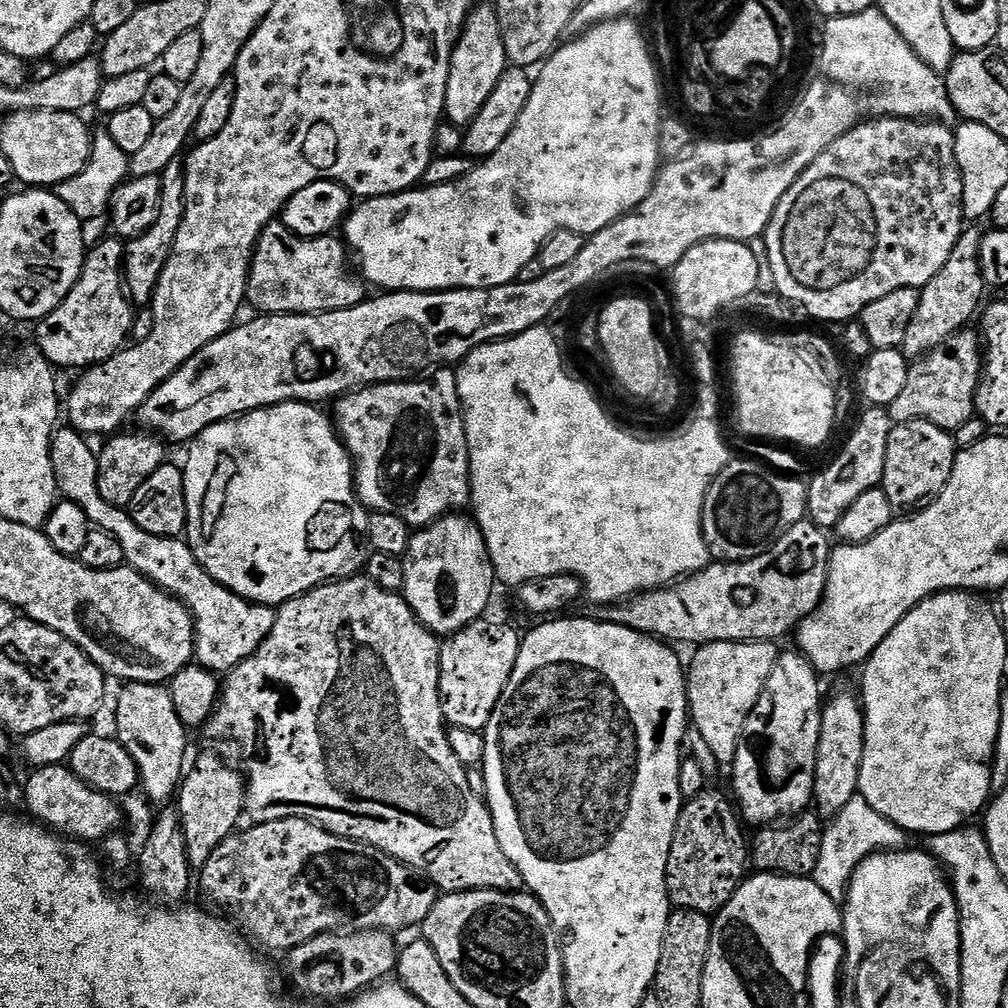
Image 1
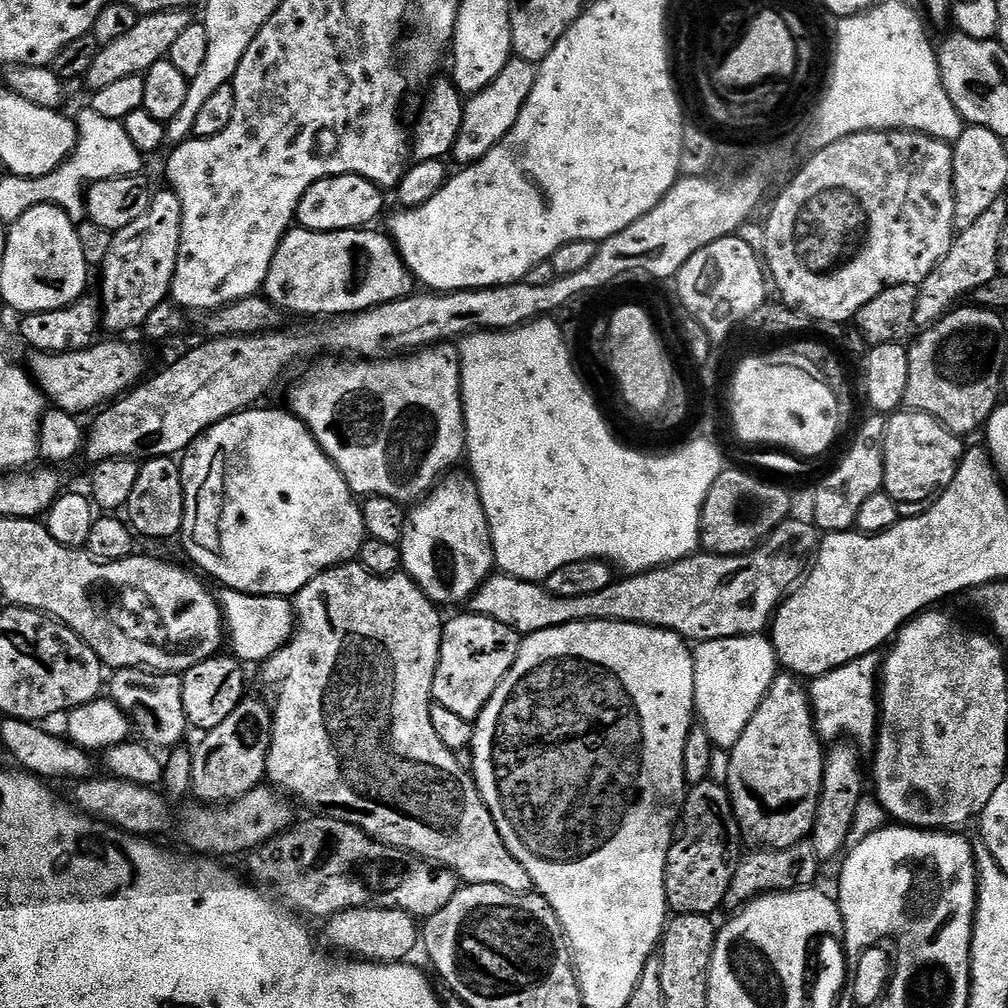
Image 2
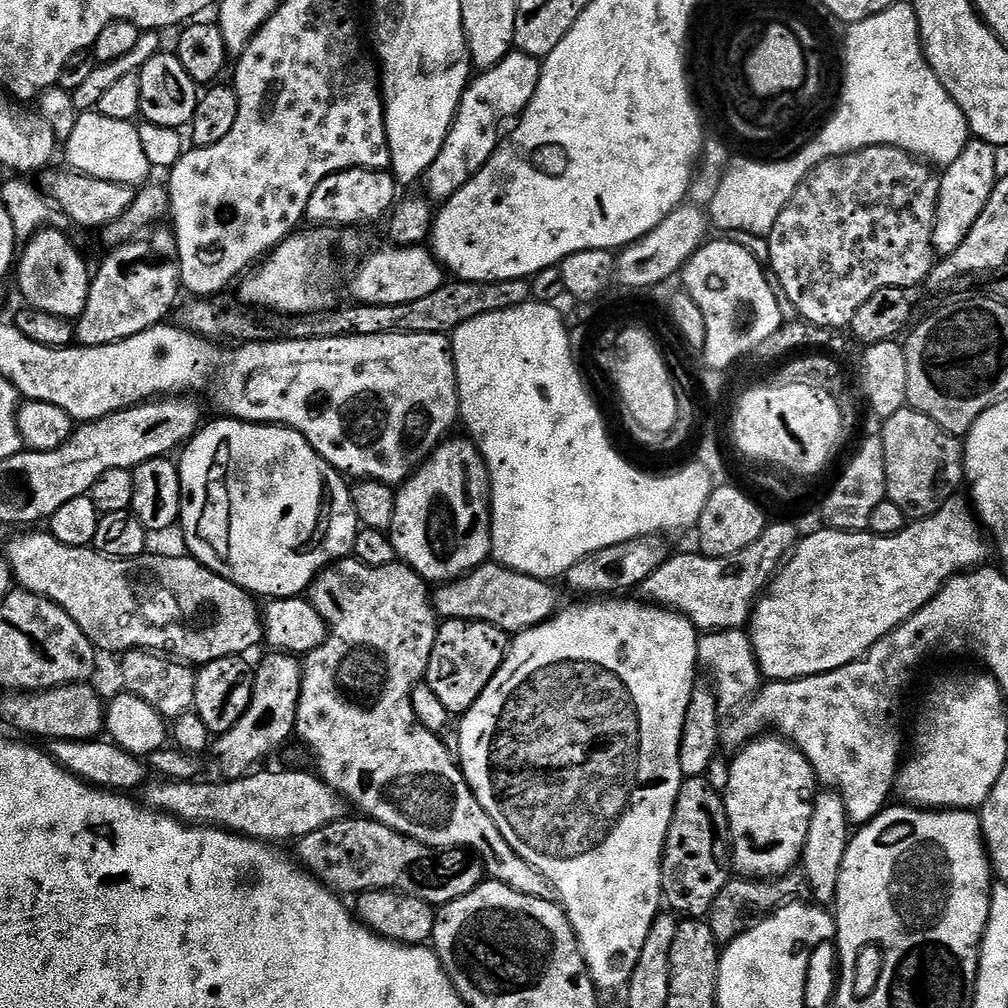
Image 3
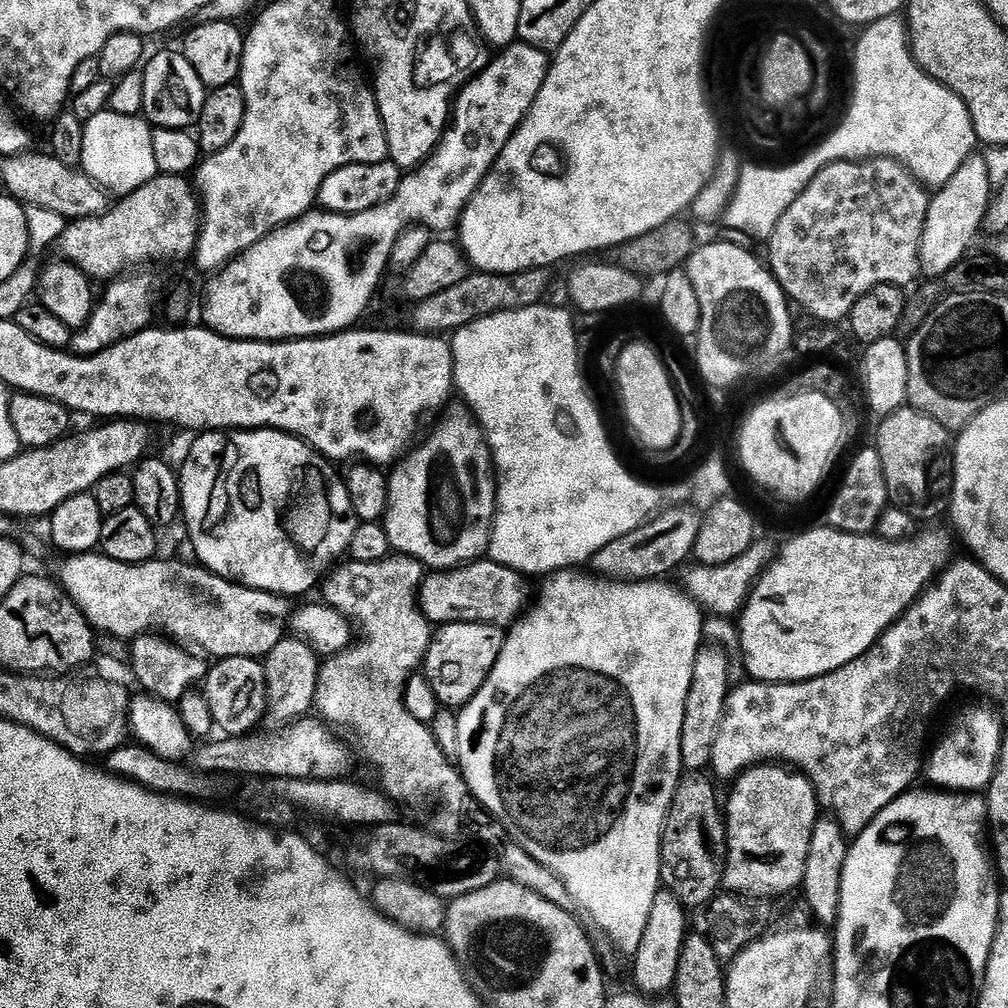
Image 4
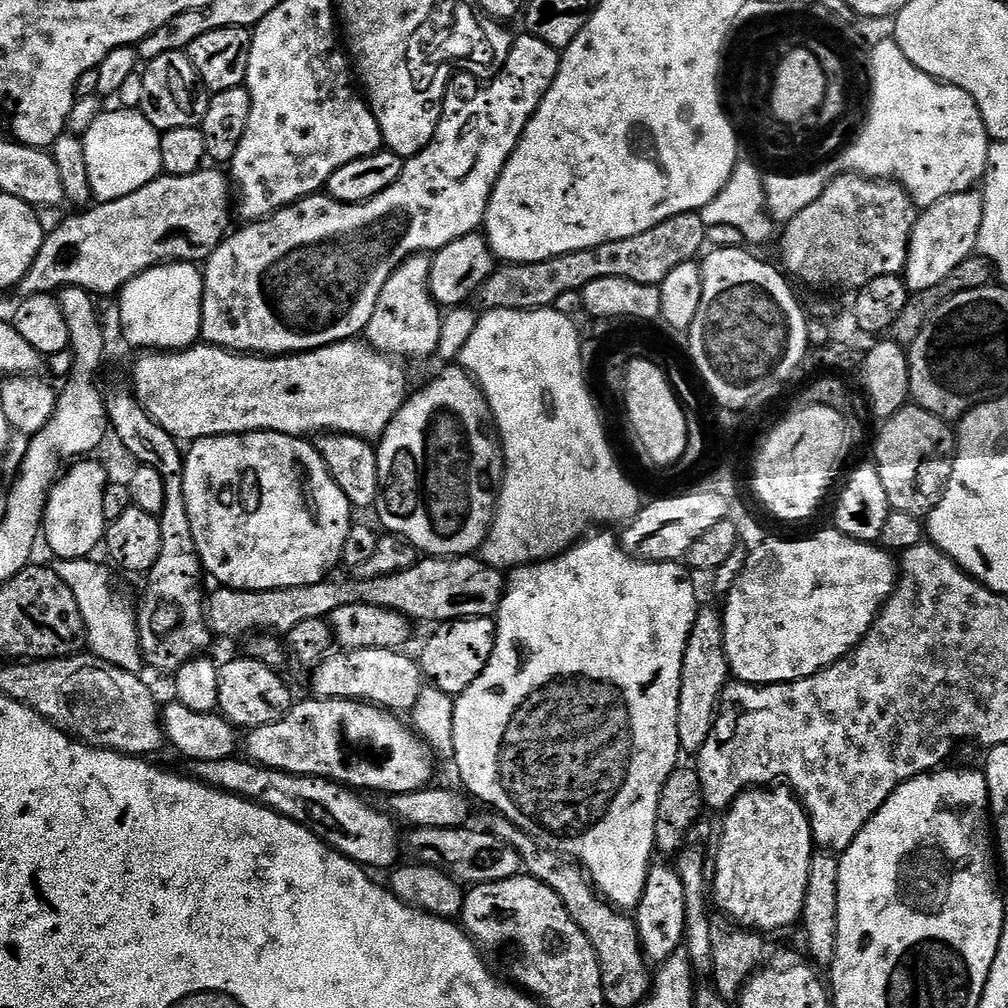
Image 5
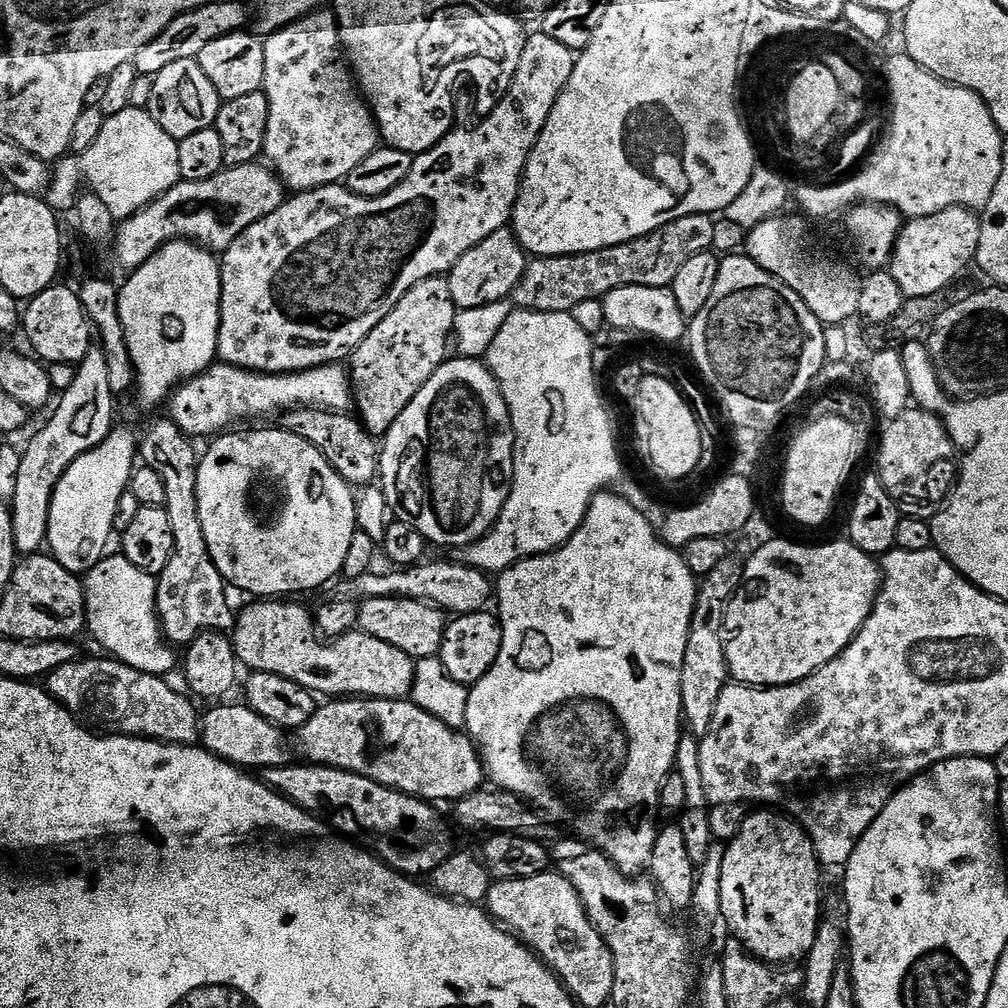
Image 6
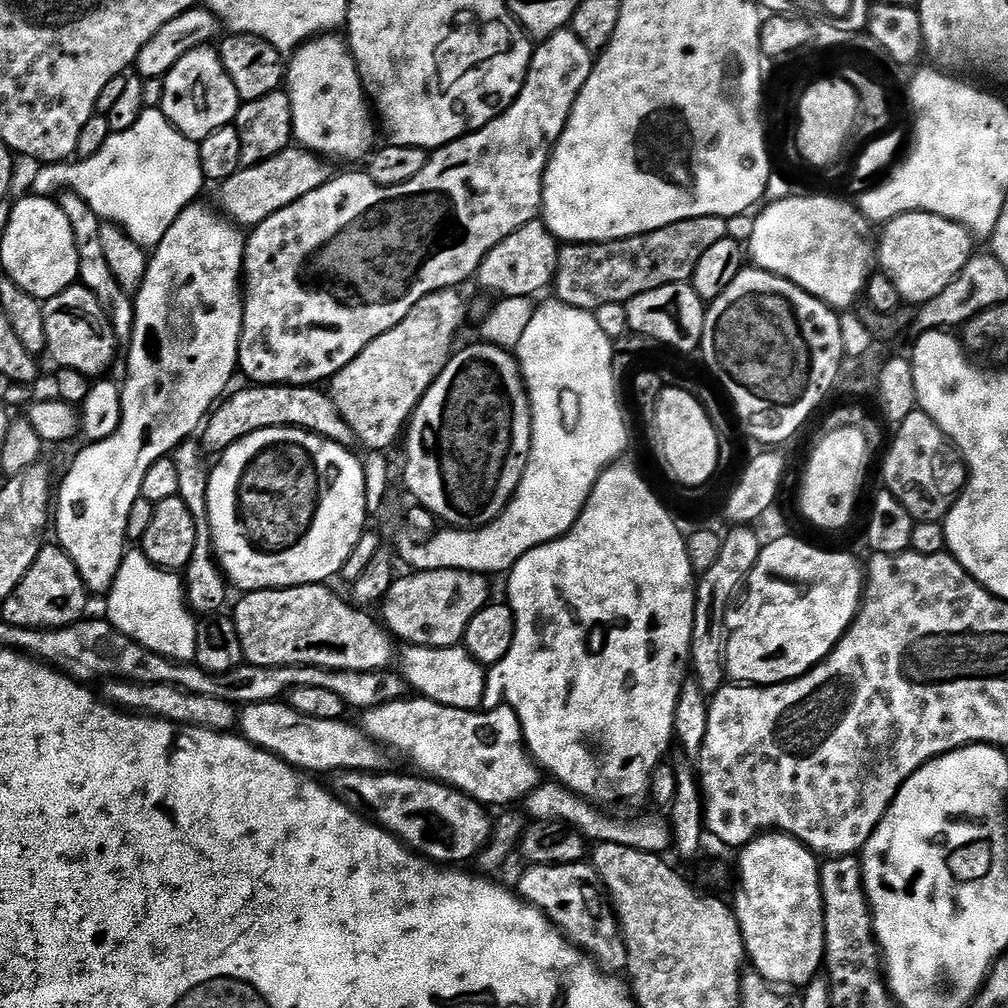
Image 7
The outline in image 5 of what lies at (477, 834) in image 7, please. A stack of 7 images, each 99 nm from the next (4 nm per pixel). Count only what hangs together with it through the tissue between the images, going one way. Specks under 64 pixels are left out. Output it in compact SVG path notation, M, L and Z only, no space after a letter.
M231 756L218 762L193 760L187 765L187 775L209 784L223 792L246 798L263 808L274 810L310 830L322 843L329 844L365 869L397 867L402 852L402 832L396 829L397 821L383 807L375 808L363 800L359 791L335 780L323 780L321 776L295 776L282 770L255 764L253 760Z

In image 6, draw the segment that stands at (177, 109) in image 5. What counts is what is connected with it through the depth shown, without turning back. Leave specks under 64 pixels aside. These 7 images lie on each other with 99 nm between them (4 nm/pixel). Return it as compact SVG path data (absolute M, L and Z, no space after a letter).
M194 60L170 62L166 70L162 70L153 79L153 93L150 94L148 113L177 142L190 138L190 134L198 134L198 130L213 127L220 113L221 106L218 90L214 90L214 82L202 74L202 66Z

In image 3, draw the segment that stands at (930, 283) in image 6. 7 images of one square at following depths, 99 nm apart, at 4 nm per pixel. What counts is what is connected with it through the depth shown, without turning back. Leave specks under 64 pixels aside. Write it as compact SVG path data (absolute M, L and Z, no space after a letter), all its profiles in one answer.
M975 138L969 139L962 154L958 154L958 158L954 158L954 162L943 169L940 201L936 207L936 229L932 239L932 247L941 257L948 256L962 246L962 238L966 238L966 234L970 234L970 226L978 222L978 214L982 214L982 206L986 206L986 198L990 198L997 179L996 148Z

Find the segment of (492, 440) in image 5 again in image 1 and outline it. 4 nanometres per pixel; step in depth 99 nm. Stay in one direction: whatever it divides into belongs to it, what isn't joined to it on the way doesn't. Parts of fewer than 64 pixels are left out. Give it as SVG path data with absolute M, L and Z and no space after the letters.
M449 514L422 529L413 531L412 541L402 559L405 568L405 582L402 595L412 607L412 612L437 637L447 638L464 627L481 619L492 600L492 591L498 588L496 571L486 546L486 538L480 525L468 514Z

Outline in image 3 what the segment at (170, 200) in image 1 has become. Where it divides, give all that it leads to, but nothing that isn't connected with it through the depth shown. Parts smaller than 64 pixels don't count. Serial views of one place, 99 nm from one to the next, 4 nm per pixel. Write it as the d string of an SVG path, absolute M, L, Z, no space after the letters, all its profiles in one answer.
M155 227L145 236L115 245L97 272L95 269L83 314L74 324L74 338L79 347L122 341L169 317L179 301L182 285L180 263L171 259L177 250L176 236L171 229L165 228Z

